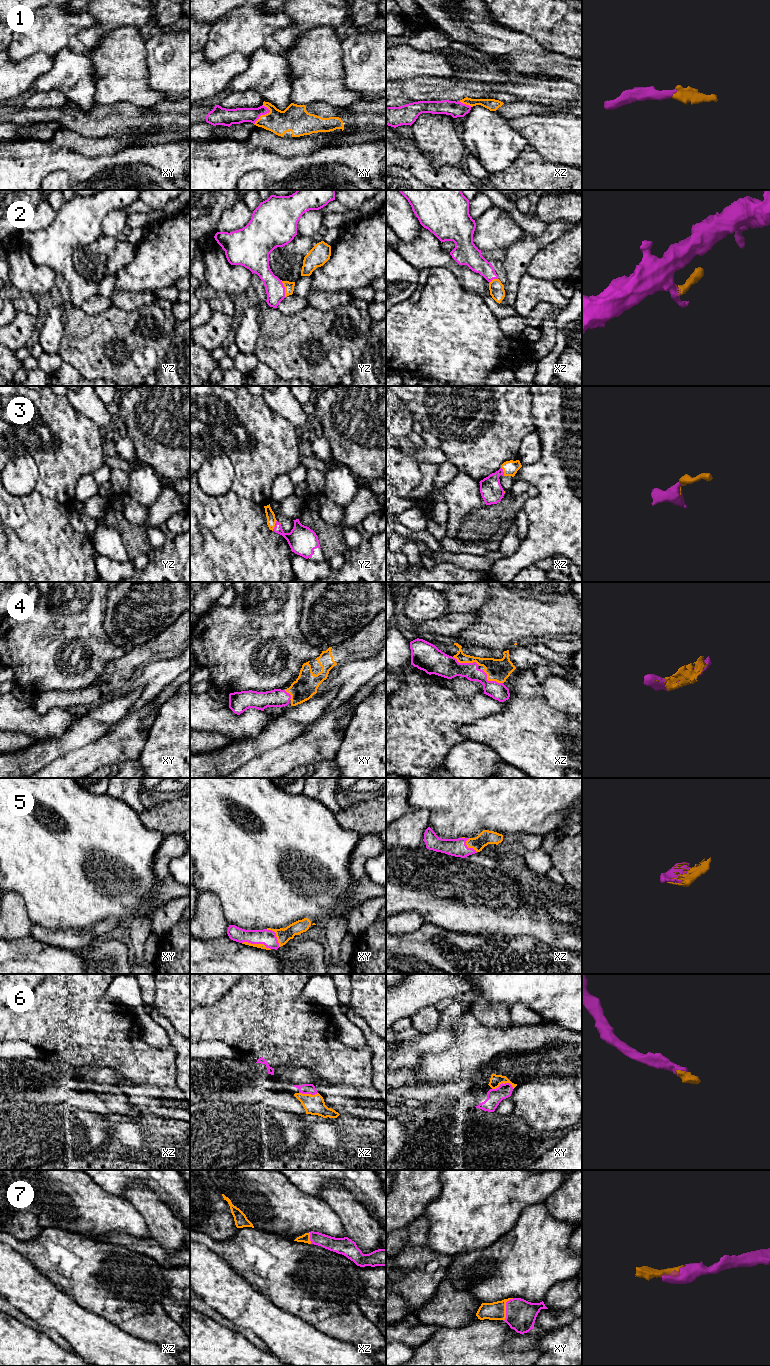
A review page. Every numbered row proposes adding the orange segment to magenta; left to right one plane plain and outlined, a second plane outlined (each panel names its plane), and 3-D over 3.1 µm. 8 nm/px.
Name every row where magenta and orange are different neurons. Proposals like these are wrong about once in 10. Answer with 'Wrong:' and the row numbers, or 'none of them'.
Wrong: none of them

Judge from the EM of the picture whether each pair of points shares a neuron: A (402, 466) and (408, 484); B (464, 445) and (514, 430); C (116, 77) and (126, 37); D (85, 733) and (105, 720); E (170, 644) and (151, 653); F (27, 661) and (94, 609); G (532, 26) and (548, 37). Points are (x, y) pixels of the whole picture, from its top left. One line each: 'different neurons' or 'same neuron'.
A: same neuron
B: same neuron
C: same neuron
D: same neuron
E: same neuron
F: same neuron
G: same neuron

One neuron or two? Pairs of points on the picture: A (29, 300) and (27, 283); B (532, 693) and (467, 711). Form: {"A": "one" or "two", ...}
{"A": "two", "B": "two"}

